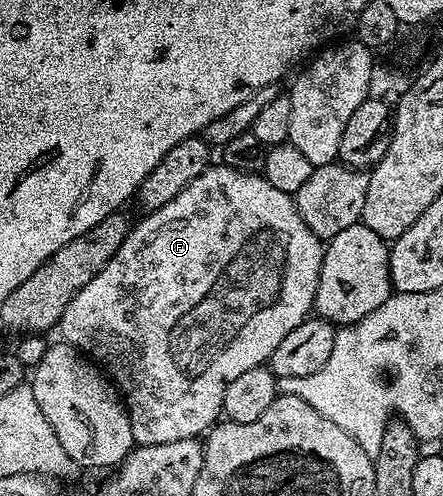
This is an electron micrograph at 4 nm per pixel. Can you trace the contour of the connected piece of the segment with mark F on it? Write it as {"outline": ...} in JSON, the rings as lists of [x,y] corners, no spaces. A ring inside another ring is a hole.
{"outline":[[[212,164],[208,166],[193,184],[181,188],[169,204],[150,211],[139,223],[132,225],[127,231],[121,248],[69,300],[69,308],[61,316],[57,327],[62,341],[77,347],[80,352],[94,360],[105,371],[107,378],[118,387],[122,400],[127,408],[129,420],[132,422],[132,440],[135,446],[152,446],[153,444],[169,444],[173,440],[185,440],[186,438],[199,438],[206,435],[212,426],[220,421],[225,400],[225,388],[241,372],[249,372],[249,368],[257,368],[264,365],[270,359],[273,348],[297,328],[312,313],[315,305],[315,293],[321,276],[321,264],[323,263],[324,243],[301,220],[298,208],[295,207],[295,199],[285,192],[277,192],[273,184],[262,173],[243,173],[224,164]]]}

